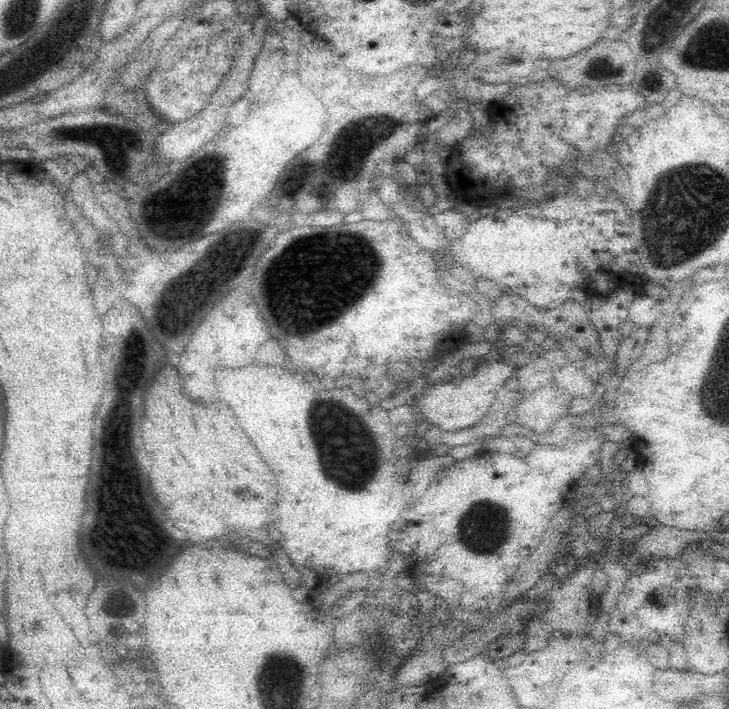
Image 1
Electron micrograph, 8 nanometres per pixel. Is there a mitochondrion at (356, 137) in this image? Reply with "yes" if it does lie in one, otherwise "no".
yes

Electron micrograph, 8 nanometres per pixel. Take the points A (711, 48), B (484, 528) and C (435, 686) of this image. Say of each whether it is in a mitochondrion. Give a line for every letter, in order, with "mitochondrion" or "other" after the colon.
A: mitochondrion
B: mitochondrion
C: other

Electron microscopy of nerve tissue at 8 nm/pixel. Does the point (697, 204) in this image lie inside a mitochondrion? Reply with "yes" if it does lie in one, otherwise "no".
yes

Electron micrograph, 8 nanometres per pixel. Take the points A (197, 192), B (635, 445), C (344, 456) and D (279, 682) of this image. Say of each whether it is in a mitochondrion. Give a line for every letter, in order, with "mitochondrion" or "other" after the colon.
A: mitochondrion
B: other
C: mitochondrion
D: mitochondrion

